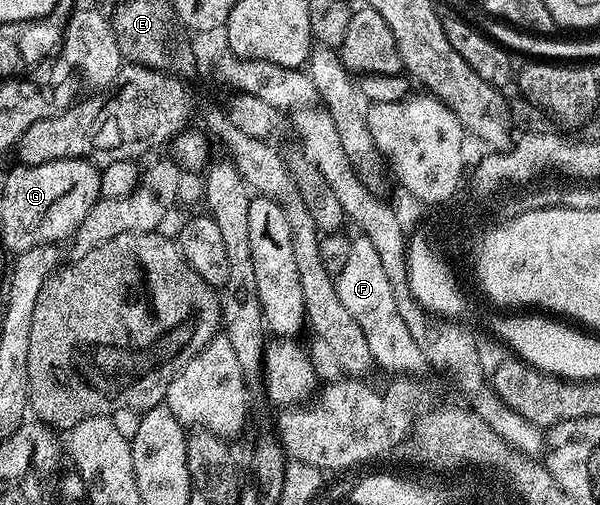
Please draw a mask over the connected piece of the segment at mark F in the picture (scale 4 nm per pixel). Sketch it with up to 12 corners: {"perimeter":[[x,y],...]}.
{"perimeter":[[356,234],[335,279],[375,367],[424,370],[373,241]]}

